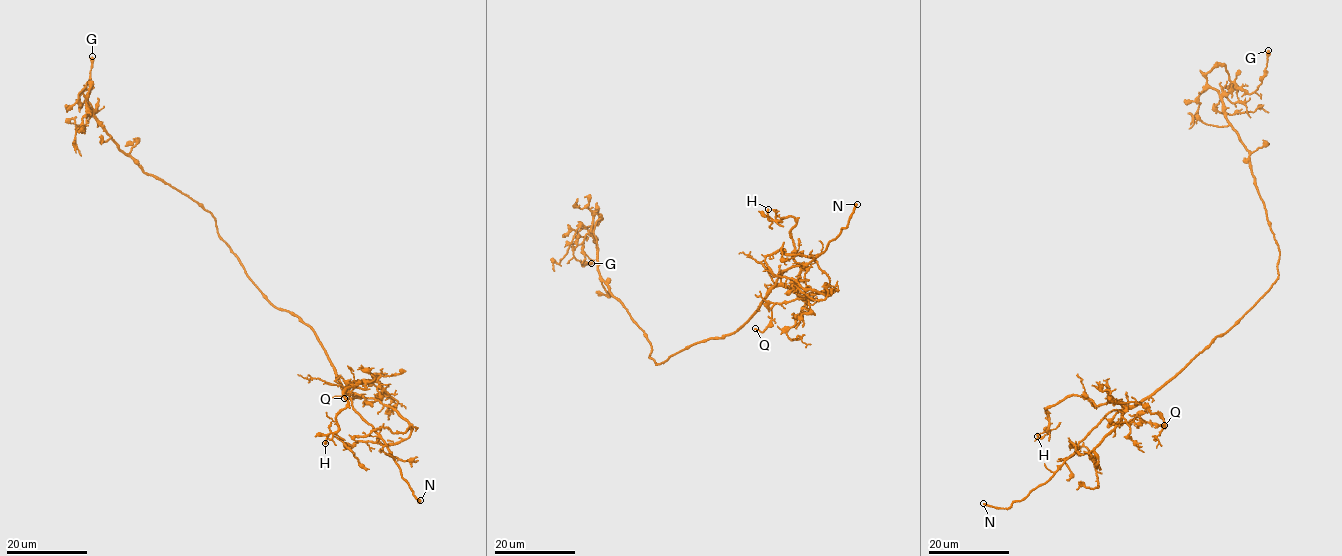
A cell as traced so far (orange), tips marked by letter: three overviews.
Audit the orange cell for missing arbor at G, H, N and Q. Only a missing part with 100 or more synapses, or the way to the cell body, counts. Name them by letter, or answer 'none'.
N

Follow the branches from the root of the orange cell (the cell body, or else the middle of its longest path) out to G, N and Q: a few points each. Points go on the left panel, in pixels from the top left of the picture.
G: (257, 286), (212, 214), (118, 148), (86, 105), (89, 83), (78, 94), (80, 107), (91, 90), (92, 56)
N: (257, 286), (276, 308), (294, 313), (312, 326), (354, 408), (381, 436), (402, 477), (418, 502), (420, 500)
Q: (257, 286), (276, 308), (312, 326), (344, 389), (374, 380), (380, 389), (376, 399), (355, 392), (344, 398)

